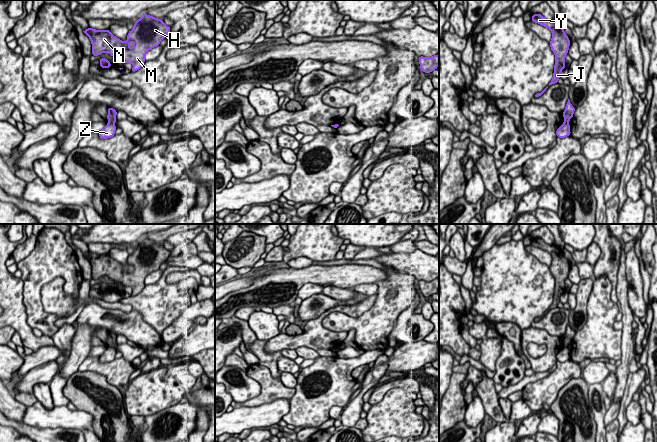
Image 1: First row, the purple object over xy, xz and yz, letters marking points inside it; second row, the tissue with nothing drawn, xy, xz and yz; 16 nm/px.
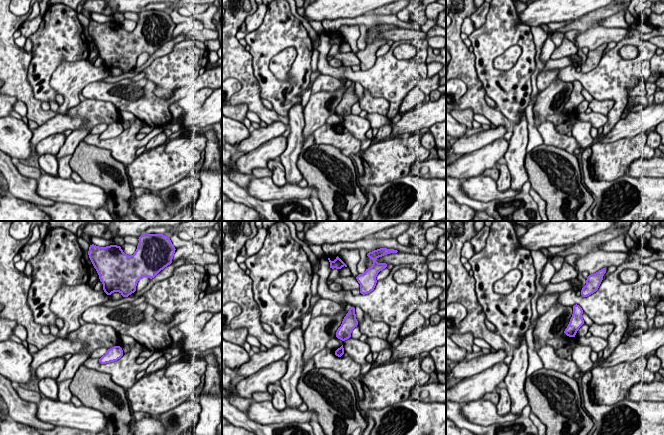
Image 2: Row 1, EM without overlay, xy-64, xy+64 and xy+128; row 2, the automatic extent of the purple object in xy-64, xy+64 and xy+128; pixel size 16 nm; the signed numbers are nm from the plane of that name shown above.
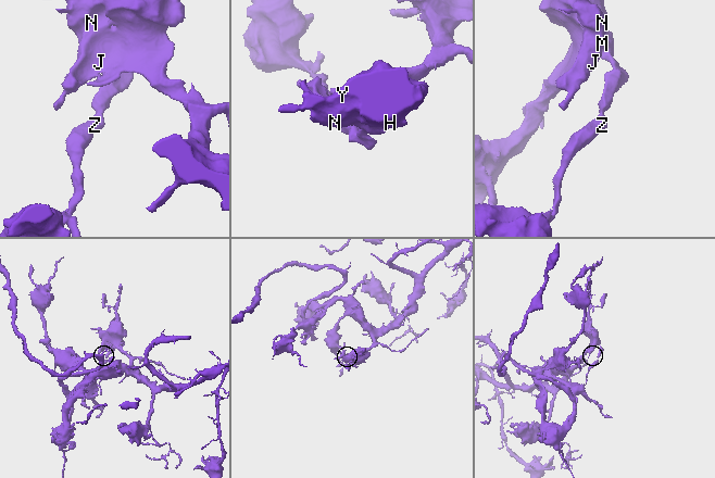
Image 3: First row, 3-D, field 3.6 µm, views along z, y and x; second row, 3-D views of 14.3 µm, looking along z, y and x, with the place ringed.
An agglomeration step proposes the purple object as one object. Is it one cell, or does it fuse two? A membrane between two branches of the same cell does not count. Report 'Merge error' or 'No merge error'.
Merge error

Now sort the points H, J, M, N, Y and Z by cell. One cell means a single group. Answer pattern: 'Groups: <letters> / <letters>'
Groups: H J M N Y / Z

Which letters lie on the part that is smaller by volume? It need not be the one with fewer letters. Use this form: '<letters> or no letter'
Z

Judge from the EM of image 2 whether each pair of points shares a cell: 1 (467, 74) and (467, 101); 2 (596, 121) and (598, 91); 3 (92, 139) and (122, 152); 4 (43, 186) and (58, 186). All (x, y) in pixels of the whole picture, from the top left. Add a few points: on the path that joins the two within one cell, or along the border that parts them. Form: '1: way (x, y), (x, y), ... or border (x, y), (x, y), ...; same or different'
1: way (471, 81), (471, 94); same
2: border (607, 116), (607, 121), (602, 126); different
3: way (99, 143), (115, 145); same
4: way (47, 186), (54, 186); same

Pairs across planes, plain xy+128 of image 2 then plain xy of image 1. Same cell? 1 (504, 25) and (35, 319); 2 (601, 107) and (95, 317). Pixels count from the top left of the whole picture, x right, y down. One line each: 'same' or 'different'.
1: same
2: same

